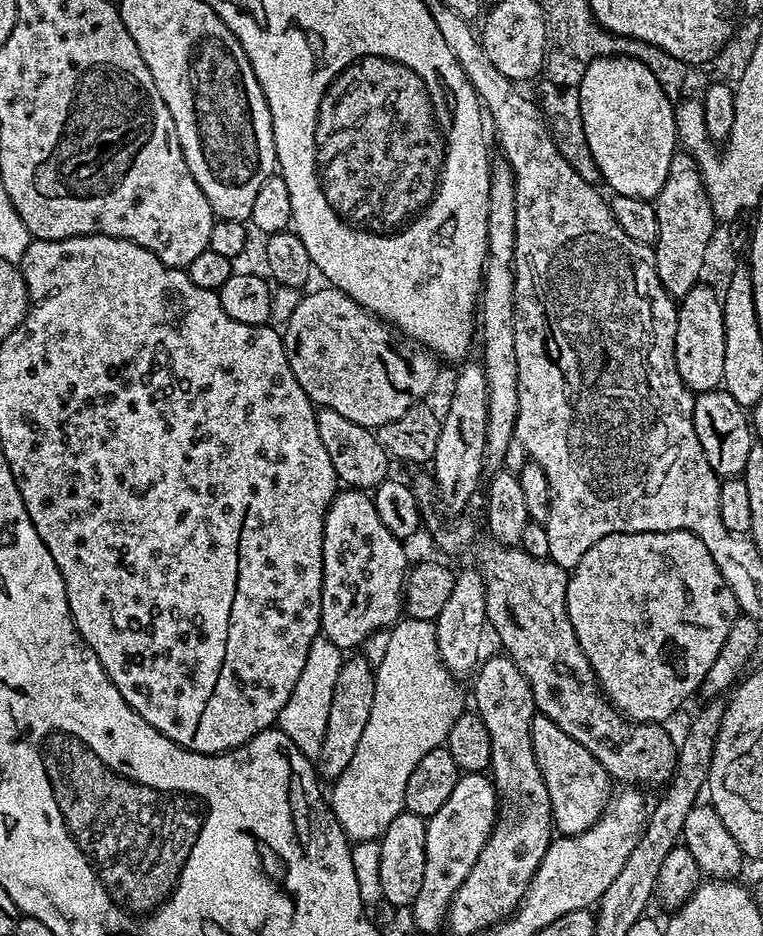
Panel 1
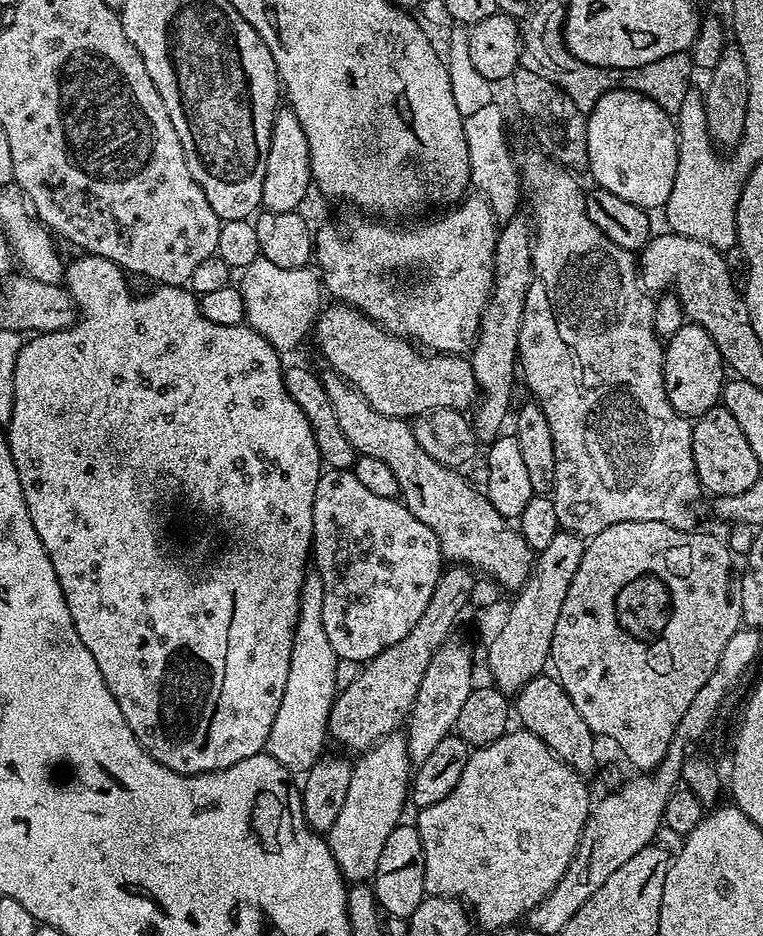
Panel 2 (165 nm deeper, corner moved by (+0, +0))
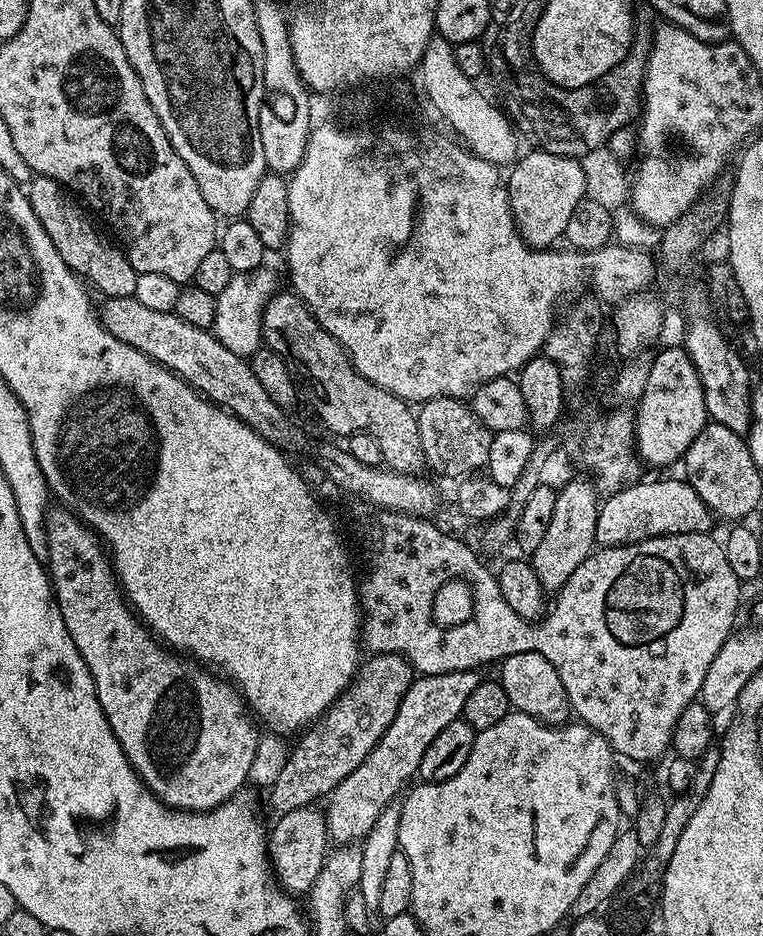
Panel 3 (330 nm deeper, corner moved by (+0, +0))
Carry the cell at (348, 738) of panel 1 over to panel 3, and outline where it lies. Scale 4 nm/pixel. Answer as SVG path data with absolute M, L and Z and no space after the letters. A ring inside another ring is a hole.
M309 806L285 812L277 820L280 821L273 828L271 825L268 832L268 859L272 865L273 877L283 891L289 894L297 894L296 892L307 894L314 886L314 882L318 882L318 874L322 874L324 859L328 857L330 851L330 837L323 811L319 807Z

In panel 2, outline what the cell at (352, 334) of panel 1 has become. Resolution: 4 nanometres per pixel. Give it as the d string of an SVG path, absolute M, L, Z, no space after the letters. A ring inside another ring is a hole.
M332 302L329 305L329 308L327 305L314 321L316 348L324 355L324 360L328 363L327 367L343 380L348 381L353 388L358 389L366 398L366 402L370 402L370 406L378 410L378 414L411 418L426 410L439 408L468 410L475 405L478 389L471 359L460 354L442 352L429 354L417 347L413 341L381 328L370 317L364 316L357 308L352 308L349 304Z

